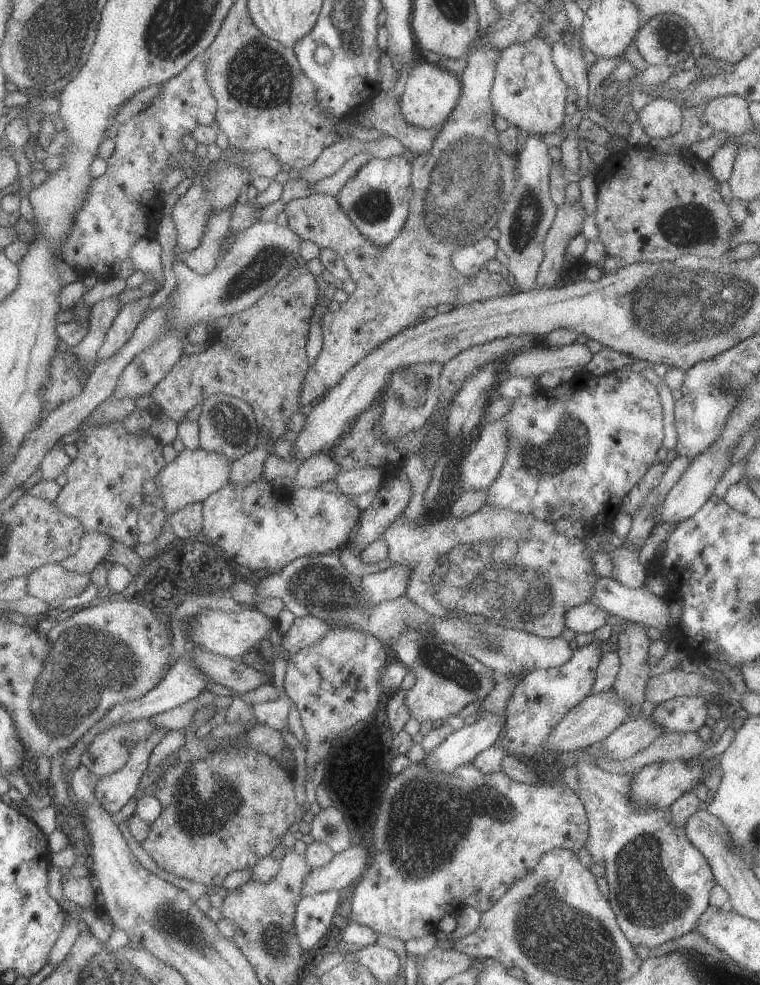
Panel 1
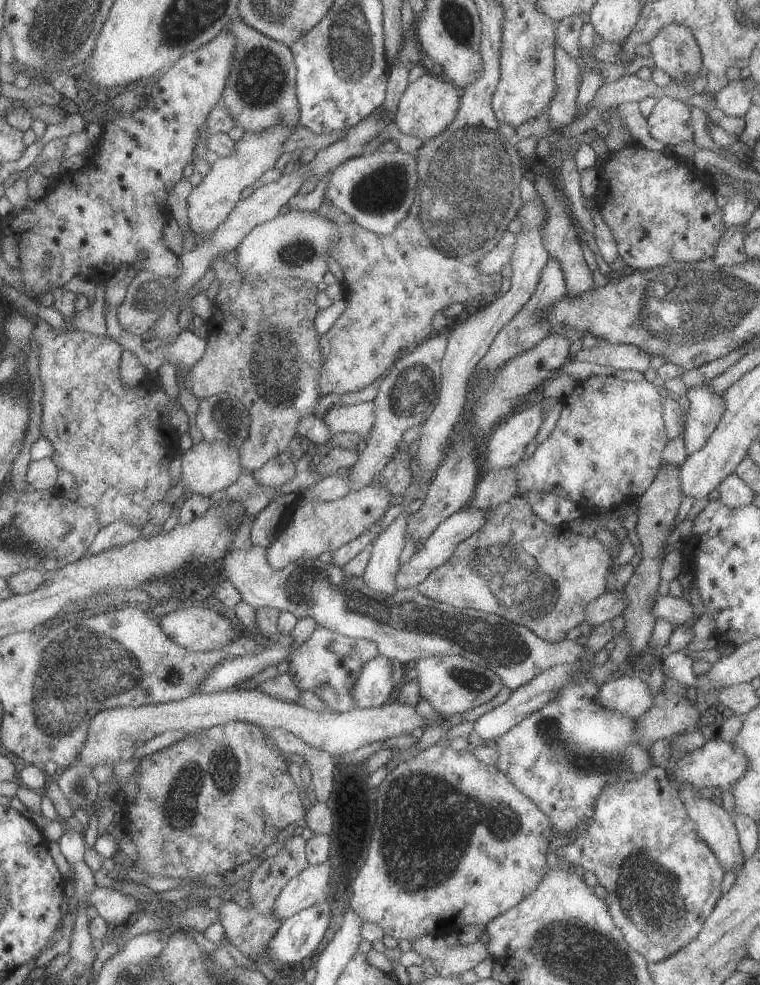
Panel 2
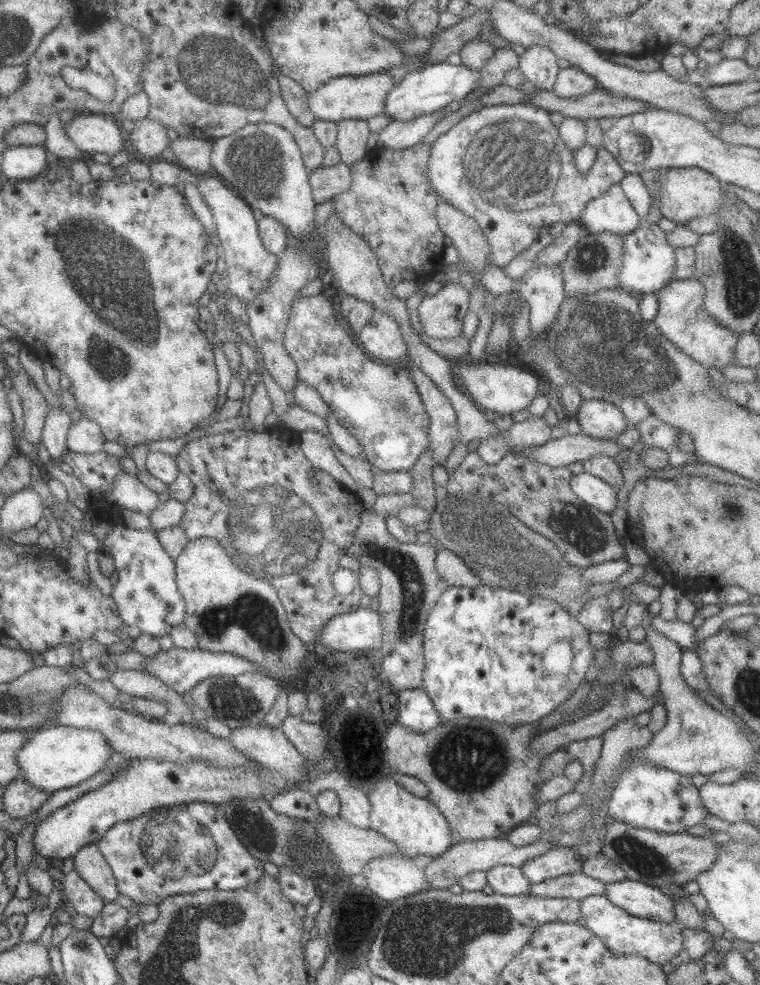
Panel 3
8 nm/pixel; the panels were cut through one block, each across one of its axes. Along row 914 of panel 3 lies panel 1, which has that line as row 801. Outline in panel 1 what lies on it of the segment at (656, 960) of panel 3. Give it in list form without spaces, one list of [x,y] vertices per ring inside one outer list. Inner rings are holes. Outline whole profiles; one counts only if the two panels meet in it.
[[[582,750],[575,751],[578,759],[572,767],[578,772],[579,798],[588,820],[588,835],[583,847],[593,862],[604,868],[607,900],[618,927],[632,946],[641,944],[647,948],[657,948],[667,940],[675,940],[691,932],[696,928],[701,913],[709,906],[709,890],[715,883],[709,863],[686,837],[684,825],[676,827],[672,823],[669,807],[646,809],[630,801],[630,785],[636,772],[631,769],[623,773],[601,771],[594,765],[595,758],[589,758]]]

